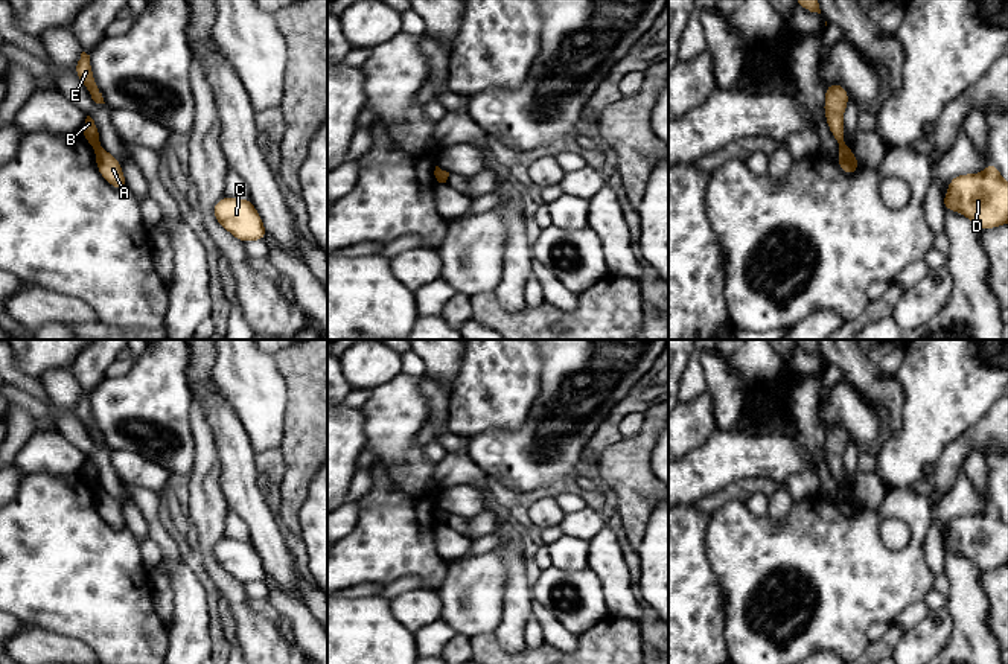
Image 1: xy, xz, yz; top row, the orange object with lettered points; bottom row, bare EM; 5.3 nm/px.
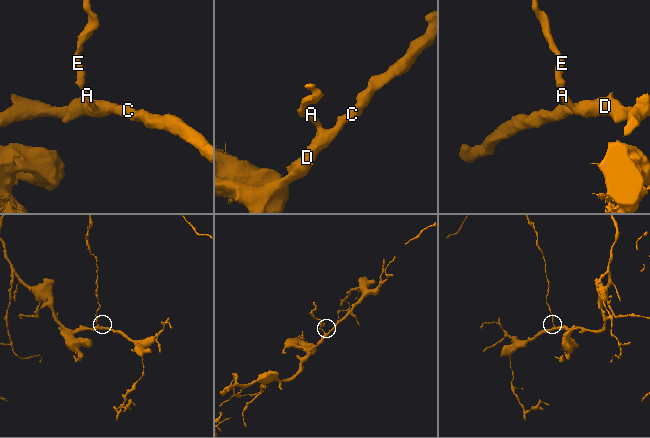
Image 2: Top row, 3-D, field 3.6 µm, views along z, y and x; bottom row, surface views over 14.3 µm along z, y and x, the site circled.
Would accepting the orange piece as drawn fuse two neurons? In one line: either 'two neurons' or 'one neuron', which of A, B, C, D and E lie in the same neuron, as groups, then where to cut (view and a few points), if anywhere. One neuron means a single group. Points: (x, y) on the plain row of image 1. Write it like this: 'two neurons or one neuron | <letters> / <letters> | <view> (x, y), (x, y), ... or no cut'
two neurons | A C D / B E | yz (847, 489), (841, 492)

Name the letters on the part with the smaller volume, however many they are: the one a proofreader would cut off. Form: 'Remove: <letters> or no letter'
Remove: B, E

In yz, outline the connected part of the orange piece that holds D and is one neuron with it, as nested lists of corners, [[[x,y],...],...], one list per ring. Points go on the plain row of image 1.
[[[988,503],[982,515],[952,519],[943,545],[946,551],[965,556],[981,571],[994,570],[1008,565],[1008,524]]]

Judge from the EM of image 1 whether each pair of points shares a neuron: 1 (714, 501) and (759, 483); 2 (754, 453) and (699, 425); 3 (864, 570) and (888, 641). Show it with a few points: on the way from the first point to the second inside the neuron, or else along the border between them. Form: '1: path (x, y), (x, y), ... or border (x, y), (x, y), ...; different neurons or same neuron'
1: path (725, 494), (748, 486); same neuron
2: border (716, 428), (704, 442), (685, 454); different neurons
3: border (893, 622), (889, 625); different neurons

